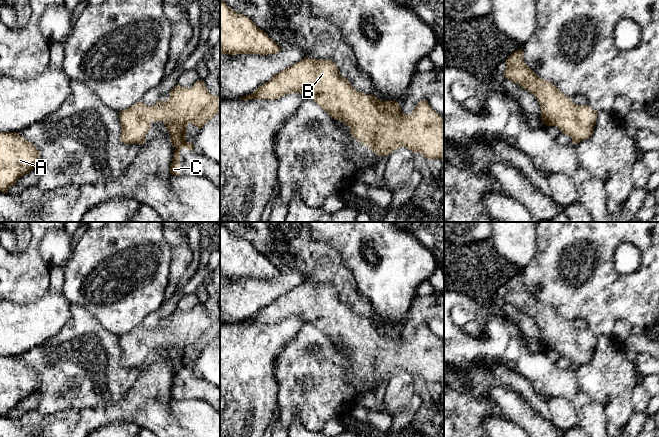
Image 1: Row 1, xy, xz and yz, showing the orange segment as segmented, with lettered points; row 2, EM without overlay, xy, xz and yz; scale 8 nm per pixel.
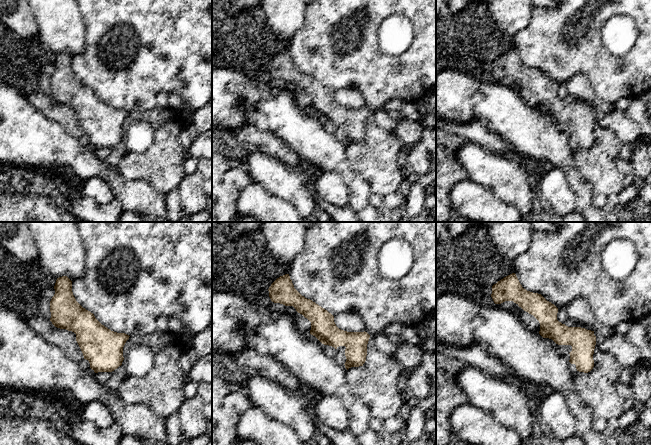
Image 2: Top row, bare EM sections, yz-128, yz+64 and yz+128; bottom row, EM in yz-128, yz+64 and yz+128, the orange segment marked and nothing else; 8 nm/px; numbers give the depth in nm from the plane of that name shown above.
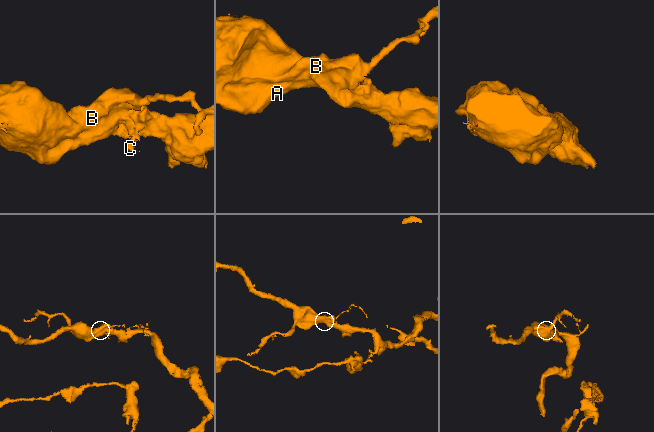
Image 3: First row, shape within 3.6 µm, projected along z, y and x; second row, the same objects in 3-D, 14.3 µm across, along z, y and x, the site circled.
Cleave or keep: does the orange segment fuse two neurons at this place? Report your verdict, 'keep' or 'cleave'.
keep

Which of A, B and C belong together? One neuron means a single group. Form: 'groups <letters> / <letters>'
groups A B C

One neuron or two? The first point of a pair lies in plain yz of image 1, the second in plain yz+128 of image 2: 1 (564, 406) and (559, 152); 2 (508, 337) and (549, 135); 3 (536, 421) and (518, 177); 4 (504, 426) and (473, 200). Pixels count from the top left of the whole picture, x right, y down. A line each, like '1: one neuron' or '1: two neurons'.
1: two neurons
2: one neuron
3: one neuron
4: one neuron

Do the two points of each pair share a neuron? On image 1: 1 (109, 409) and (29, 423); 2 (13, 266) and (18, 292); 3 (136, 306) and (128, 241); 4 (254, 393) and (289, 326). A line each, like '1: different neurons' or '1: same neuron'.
1: same neuron
2: same neuron
3: same neuron
4: same neuron

